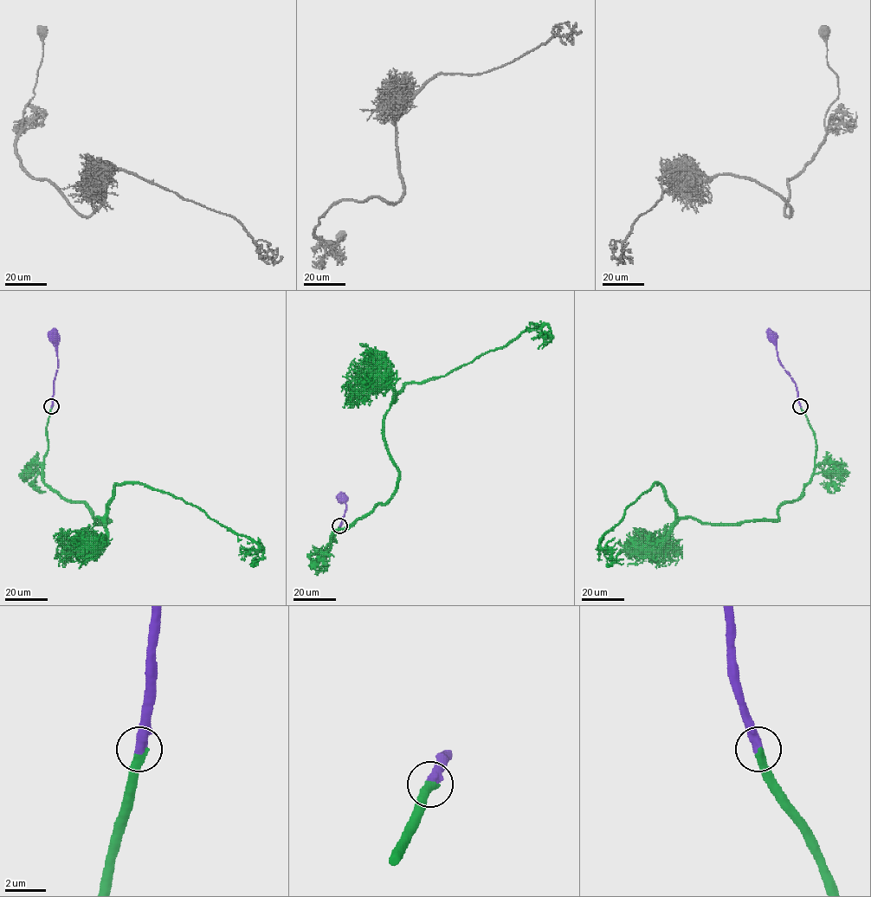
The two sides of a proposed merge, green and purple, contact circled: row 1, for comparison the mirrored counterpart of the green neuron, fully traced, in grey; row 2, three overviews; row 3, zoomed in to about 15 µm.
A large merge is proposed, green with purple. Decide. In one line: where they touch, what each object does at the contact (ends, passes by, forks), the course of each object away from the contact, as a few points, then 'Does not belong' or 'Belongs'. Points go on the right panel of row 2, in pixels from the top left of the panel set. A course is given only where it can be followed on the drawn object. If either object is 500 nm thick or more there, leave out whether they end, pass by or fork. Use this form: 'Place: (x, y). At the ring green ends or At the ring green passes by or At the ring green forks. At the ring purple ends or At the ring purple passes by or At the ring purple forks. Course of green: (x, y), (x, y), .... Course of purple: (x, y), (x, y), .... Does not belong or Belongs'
Place: (800, 406). Course of green: (801, 406), (816, 443), (815, 467), (777, 520), (680, 518), (655, 483), (602, 538), (616, 561), (605, 556). Course of purple: (801, 406), (795, 383), (779, 361), (772, 338). Belongs

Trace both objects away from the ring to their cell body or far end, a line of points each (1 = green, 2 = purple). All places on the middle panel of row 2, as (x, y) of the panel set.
1: (340, 526), (334, 542), (395, 489), (383, 418), (406, 383), (546, 325), (548, 341), (545, 331)
2: (340, 526), (346, 509), (345, 498), (341, 498)

